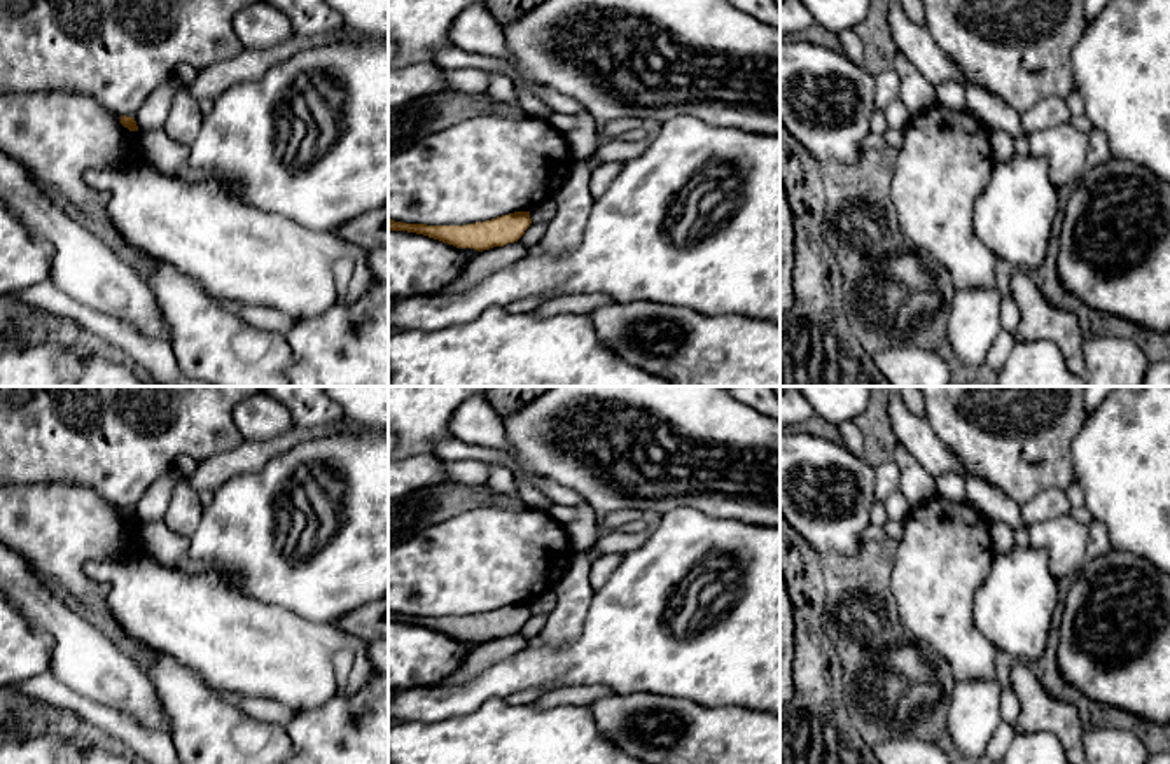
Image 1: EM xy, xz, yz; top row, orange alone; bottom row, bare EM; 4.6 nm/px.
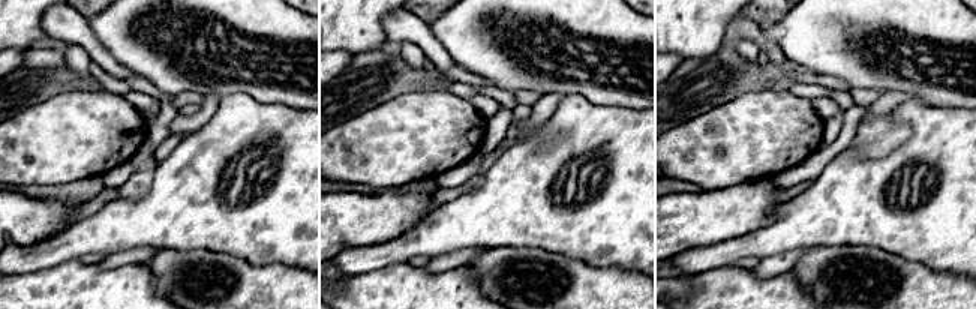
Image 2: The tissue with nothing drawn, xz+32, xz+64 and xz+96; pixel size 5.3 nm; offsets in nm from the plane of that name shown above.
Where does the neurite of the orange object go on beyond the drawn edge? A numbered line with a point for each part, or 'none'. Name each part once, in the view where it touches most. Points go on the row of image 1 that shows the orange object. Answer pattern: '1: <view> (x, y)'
none

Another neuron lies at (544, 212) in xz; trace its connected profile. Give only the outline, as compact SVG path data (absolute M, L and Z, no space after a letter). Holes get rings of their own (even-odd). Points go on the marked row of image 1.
M547 199L537 208L530 210L532 224L535 222L551 222L558 212L558 205L554 199Z

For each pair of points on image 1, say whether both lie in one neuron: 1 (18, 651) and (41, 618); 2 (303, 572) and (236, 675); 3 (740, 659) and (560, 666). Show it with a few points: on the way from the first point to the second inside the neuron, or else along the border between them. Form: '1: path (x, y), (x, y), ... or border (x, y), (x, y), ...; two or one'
1: border (18, 609), (28, 625), (51, 642), (51, 668); two
2: border (242, 591), (319, 623); two
3: path (695, 659), (605, 659); one

